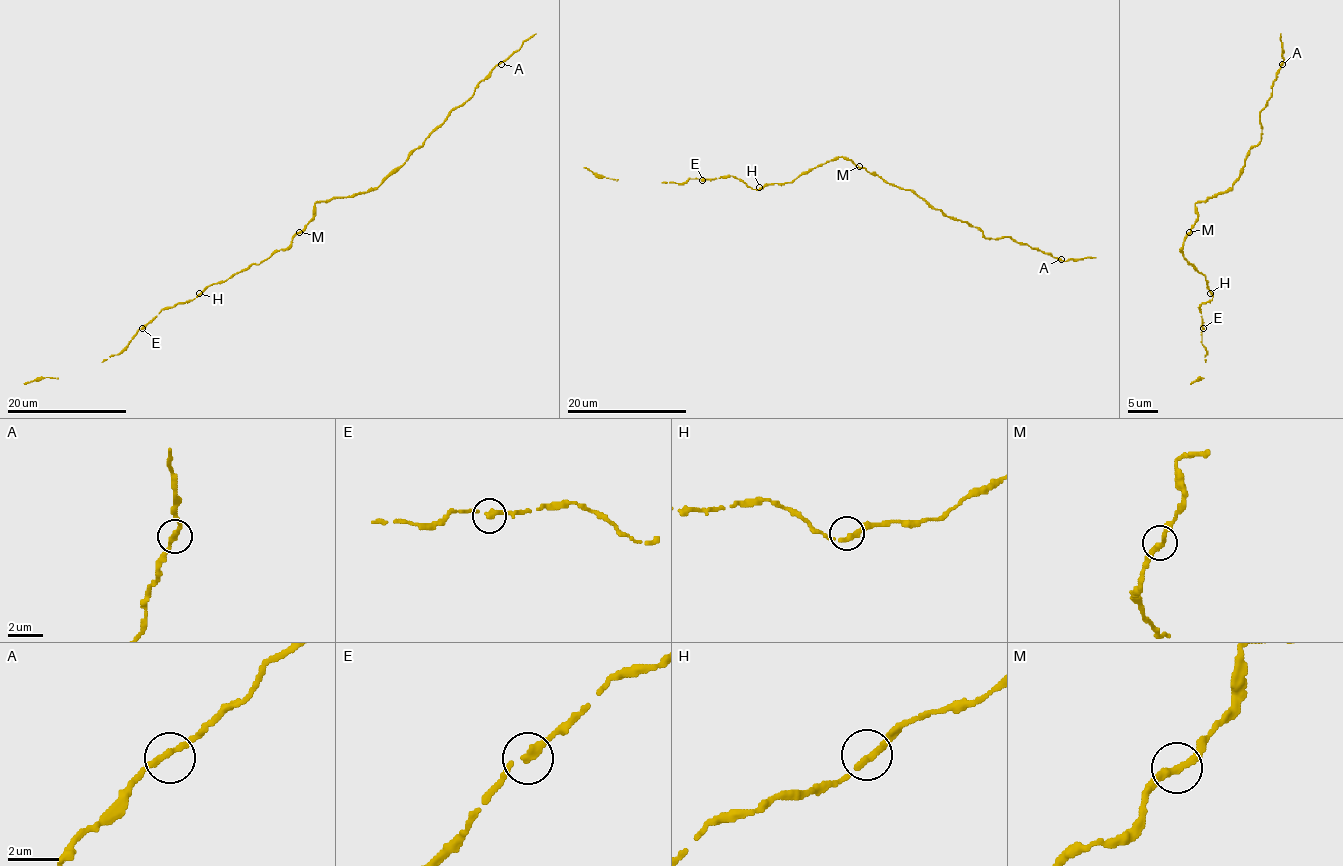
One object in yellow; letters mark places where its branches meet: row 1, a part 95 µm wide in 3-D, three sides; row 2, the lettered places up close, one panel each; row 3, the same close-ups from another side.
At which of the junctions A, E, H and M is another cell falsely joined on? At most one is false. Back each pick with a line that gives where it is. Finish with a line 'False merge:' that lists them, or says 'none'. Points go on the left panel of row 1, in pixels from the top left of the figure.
False merge: none

